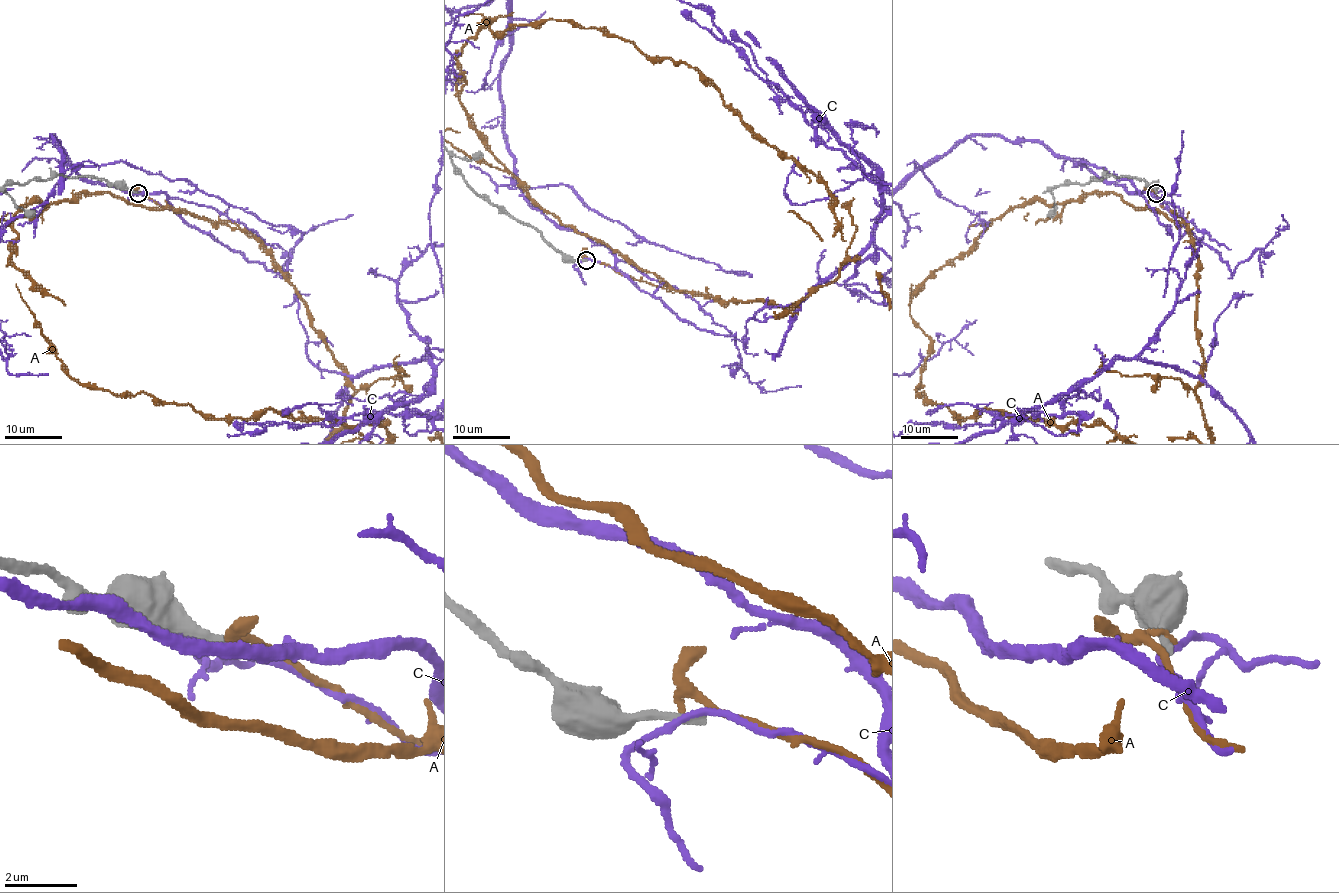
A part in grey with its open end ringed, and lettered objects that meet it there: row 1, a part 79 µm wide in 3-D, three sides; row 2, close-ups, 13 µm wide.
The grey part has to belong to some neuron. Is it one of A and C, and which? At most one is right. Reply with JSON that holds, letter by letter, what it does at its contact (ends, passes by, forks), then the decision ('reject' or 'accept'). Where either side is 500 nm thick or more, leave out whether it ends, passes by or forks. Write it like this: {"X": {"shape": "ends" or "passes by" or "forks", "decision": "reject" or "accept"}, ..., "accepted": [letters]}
{"A": {"shape": "passes by", "decision": "reject"}, "C": {"shape": "passes by", "decision": "reject"}, "accepted": []}

